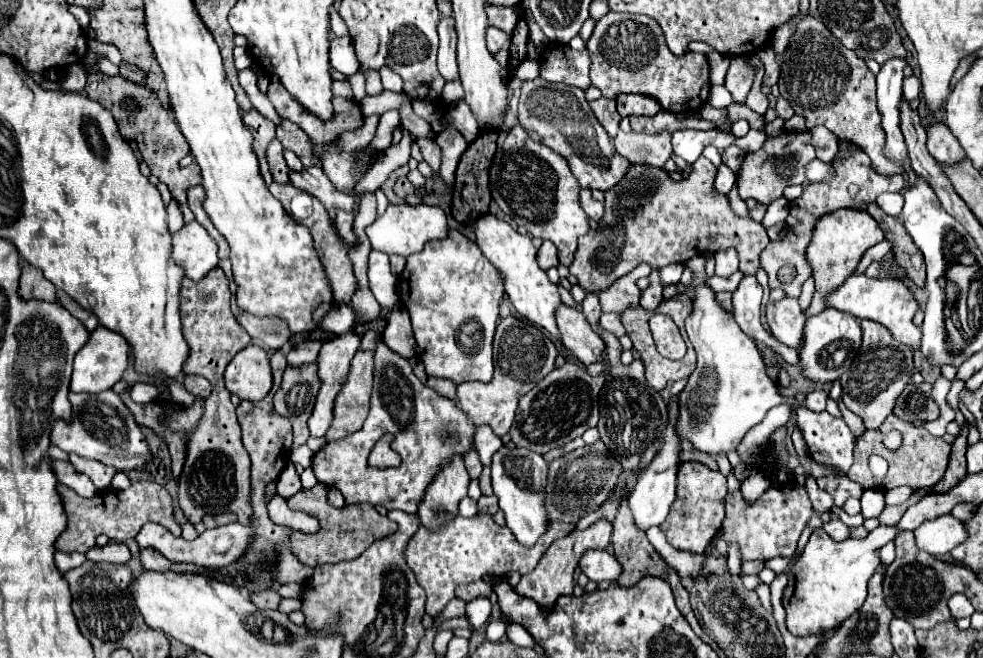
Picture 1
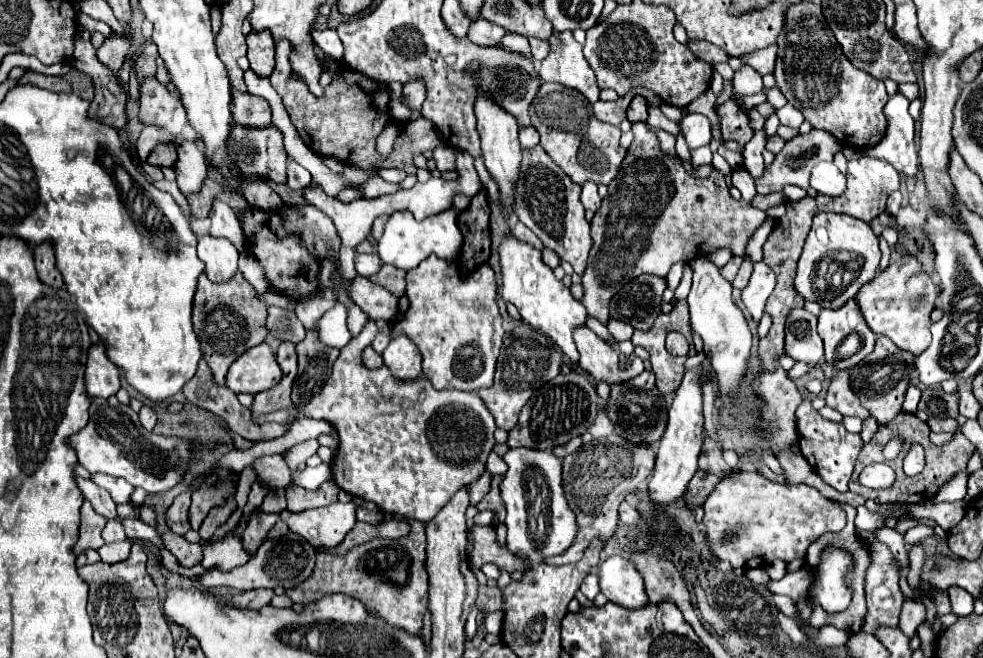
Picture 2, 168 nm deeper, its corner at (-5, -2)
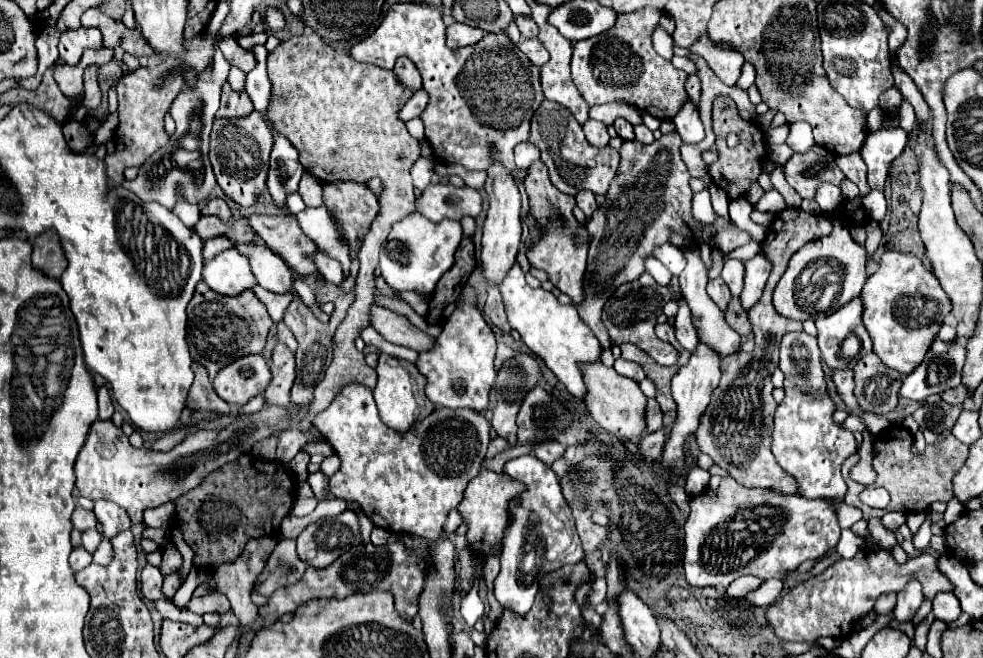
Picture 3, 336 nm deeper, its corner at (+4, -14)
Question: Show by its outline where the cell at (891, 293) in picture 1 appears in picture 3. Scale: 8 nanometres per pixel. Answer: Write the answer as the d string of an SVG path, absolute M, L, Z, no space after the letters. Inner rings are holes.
M885 251L879 261L879 269L867 279L861 299L865 303L863 323L871 335L875 355L901 375L909 375L931 349L943 319L951 313L953 305L947 293L939 287L933 271L913 253Z

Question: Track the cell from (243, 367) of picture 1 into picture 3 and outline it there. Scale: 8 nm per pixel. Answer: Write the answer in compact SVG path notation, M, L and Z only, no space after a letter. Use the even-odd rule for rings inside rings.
M245 355L219 371L213 387L229 405L241 407L255 395L261 395L271 381L271 371L263 355Z

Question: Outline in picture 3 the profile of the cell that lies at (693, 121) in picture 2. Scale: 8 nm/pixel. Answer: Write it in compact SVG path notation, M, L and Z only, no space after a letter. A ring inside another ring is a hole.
M685 99L681 111L675 115L673 123L677 125L677 131L685 143L699 143L705 139L703 123L699 119L699 109L691 99Z

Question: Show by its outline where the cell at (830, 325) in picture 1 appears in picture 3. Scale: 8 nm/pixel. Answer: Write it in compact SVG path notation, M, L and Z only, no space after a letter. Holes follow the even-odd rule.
M855 297L851 303L843 305L839 311L835 311L827 317L815 319L815 325L819 331L819 335L817 335L819 349L823 353L823 361L831 369L853 369L861 357L871 353L871 339L867 335L867 329L863 327L861 315L863 315L863 299Z

